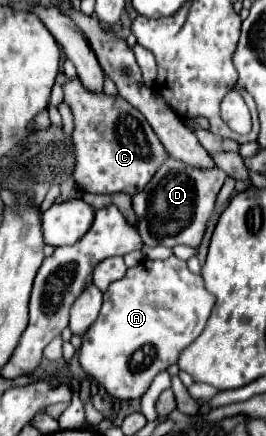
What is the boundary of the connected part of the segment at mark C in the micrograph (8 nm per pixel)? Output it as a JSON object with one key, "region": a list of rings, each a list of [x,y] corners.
{"region":[[[78,79],[64,83],[64,103],[70,107],[74,117],[74,181],[82,191],[88,193],[128,193],[148,185],[156,169],[168,159],[168,151],[156,139],[156,133],[144,121],[142,113],[136,111],[122,97],[108,97],[104,93],[90,93]]]}

